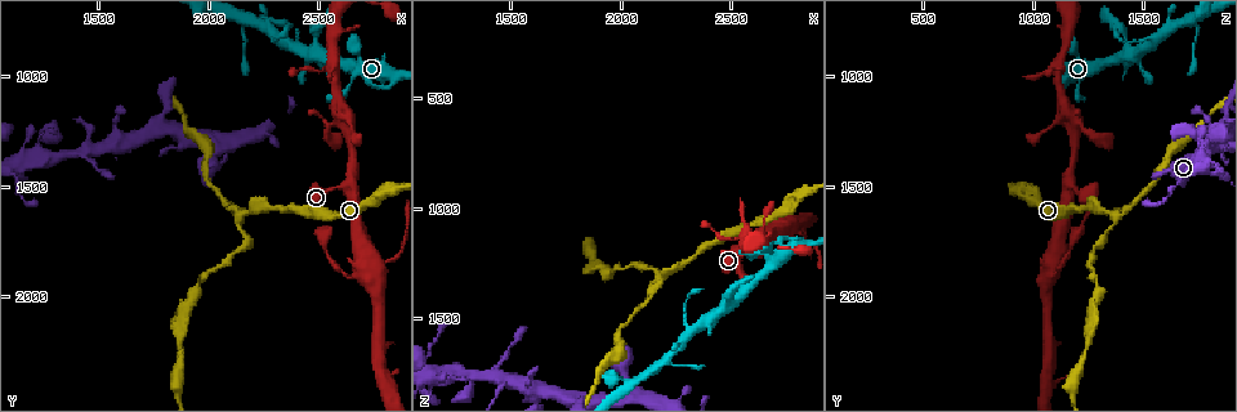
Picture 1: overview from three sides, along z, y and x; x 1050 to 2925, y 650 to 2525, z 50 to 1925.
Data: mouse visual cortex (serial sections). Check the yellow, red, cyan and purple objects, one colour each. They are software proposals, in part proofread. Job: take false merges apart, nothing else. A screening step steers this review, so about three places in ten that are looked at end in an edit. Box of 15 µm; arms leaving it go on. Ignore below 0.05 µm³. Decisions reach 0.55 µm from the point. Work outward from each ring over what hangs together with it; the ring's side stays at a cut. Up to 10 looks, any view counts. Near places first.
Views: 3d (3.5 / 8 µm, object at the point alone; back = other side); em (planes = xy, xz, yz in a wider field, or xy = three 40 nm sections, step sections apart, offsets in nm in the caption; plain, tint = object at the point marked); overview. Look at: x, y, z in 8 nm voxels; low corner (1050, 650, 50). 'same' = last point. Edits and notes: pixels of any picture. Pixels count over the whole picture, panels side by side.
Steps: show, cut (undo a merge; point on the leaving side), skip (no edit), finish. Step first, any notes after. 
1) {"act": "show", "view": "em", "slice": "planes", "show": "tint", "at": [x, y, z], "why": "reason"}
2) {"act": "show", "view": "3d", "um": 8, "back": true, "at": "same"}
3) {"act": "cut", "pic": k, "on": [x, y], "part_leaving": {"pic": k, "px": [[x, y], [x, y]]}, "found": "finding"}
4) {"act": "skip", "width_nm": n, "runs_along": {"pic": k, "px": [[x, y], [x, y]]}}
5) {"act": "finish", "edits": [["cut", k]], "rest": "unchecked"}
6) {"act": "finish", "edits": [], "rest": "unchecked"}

{"act": "show", "view": "3d", "um": 3.5, "at": [2140, 1640, 1360], "why": "three-way junction"}

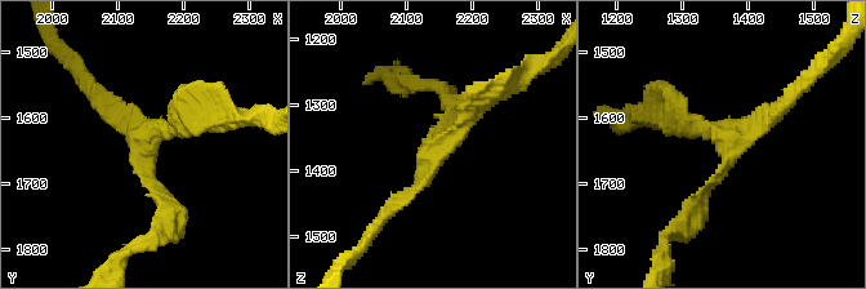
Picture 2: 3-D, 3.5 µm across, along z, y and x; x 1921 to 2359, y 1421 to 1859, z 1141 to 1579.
{"act": "show", "view": "em", "slice": "xy", "step": 1, "show": "plain", "at": [2145, 1640, 1370]}

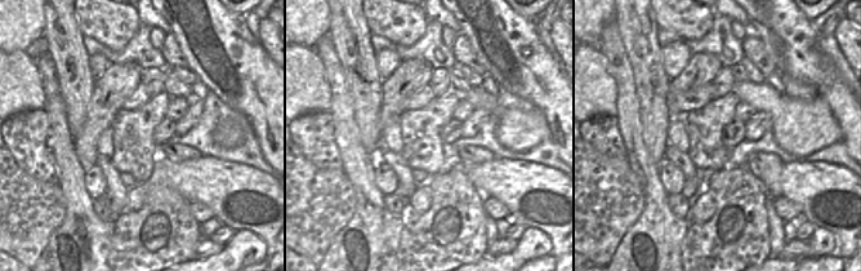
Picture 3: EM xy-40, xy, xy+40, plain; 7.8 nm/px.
{"act": "show", "view": "em", "slice": "xy", "step": 1, "show": "tint", "at": "same"}

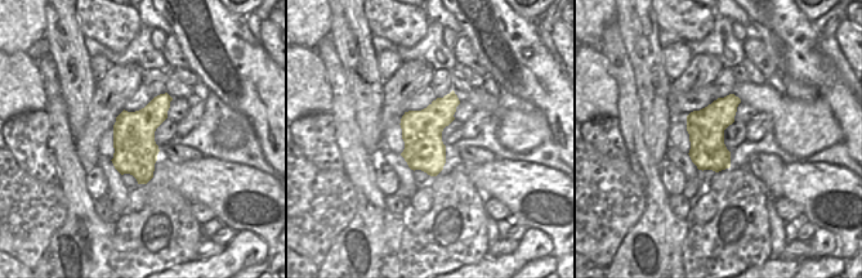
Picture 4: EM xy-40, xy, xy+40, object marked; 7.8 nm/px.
{"act": "skip", "width_nm": 320, "runs_along": {"pic": 2, "px": [[202, 119], [147, 142], [166, 213]]}, "found": "all the same cell"}

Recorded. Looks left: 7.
{"act": "show", "view": "3d", "um": 8, "at": [2810, 1830, 1140], "why": "calibre changes"}

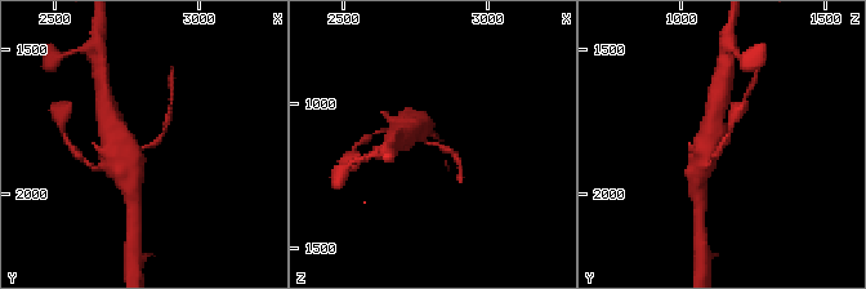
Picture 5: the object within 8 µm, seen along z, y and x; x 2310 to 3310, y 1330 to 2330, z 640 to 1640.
{"act": "show", "view": "3d", "um": 3.5, "at": [2810, 1840, 1130]}

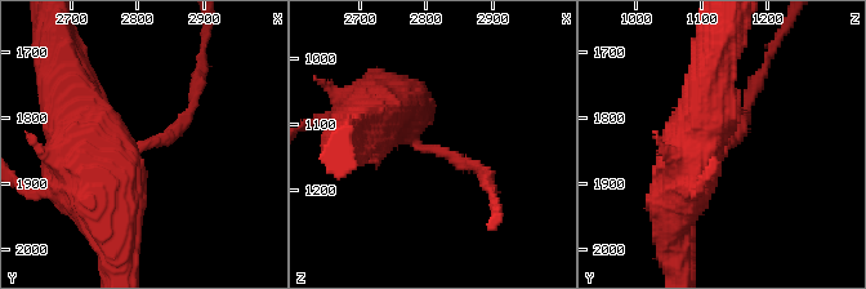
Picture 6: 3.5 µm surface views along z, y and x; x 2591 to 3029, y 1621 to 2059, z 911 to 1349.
{"act": "show", "view": "em", "slice": "planes", "show": "tint", "at": [2810, 1840, 1135], "arm_widths_nm": [150, 800]}

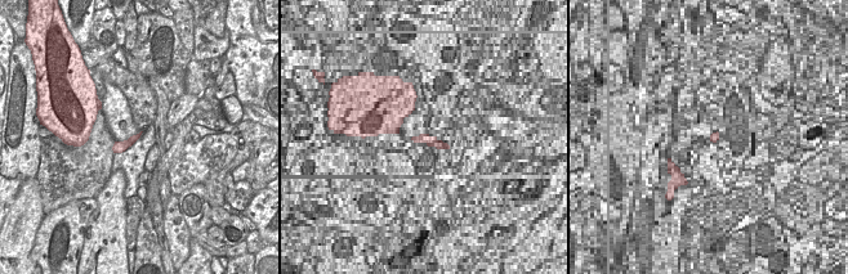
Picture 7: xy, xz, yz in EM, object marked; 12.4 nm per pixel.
{"act": "cut", "pic": 6, "on": [178, 129], "part_leaving": {"pic": 6, "px": [[141, 149], [188, 118], [200, 66]]}, "found": "two cells meet here"}

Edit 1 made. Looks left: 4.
{"act": "show", "view": "3d", "um": 3.5, "at": [2030, 1310, 1840]}

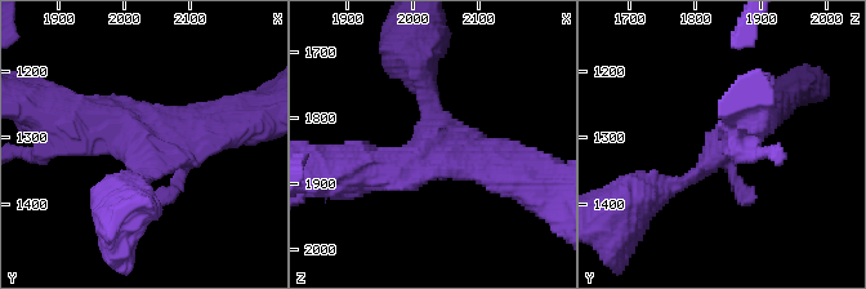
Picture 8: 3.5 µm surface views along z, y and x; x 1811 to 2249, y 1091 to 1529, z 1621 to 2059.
{"act": "show", "view": "em", "slice": "xy", "step": 5, "show": "tint", "at": [2035, 1320, 1835]}

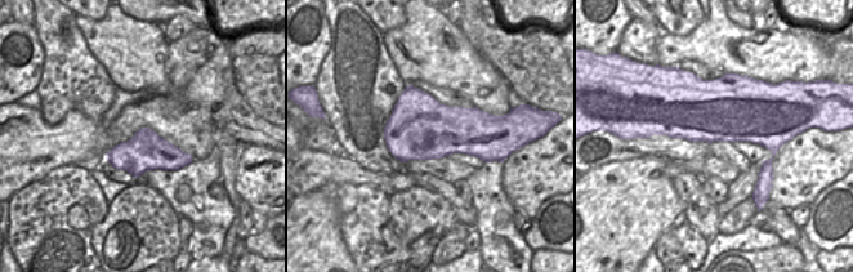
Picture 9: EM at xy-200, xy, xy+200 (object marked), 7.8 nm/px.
{"act": "skip", "runs_along": {"pic": 8, "px": [[654, 194], [687, 182], [746, 123]]}, "found": "all the same cell"}

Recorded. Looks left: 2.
{"act": "show", "view": "em", "slice": "xy", "step": 5, "show": "tint", "at": [1440, 1340, 1770]}

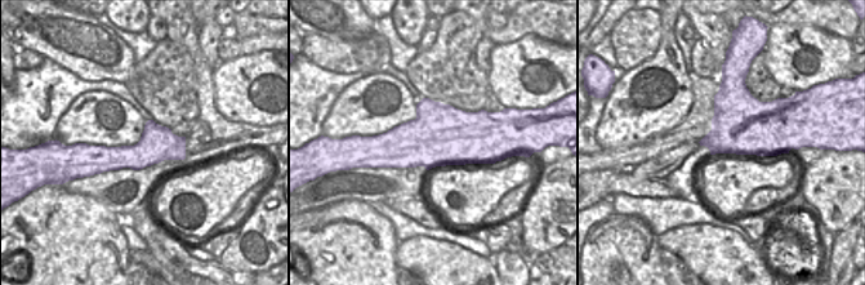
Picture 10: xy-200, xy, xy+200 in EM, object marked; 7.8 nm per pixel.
{"act": "show", "view": "3d", "um": 3.5, "at": "same", "why": "wider look"}

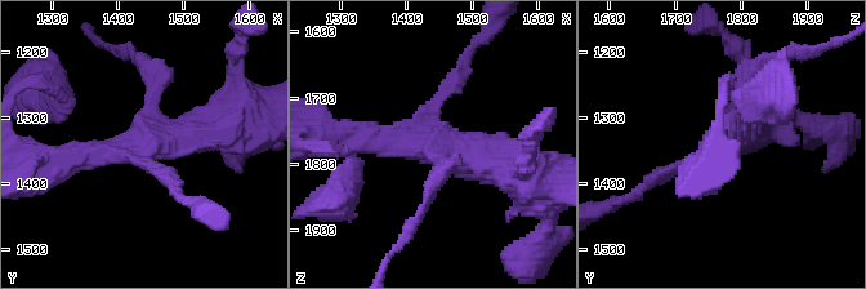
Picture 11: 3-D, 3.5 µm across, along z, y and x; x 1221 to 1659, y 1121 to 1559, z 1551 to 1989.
{"act": "cut", "pic": 11, "on": [441, 173], "arms": 4, "arm_widths_nm": [150, 200, 300, 450], "part_leaving": {"pic": 11, "px": [[442, 159], [423, 212], [398, 245]]}, "found": "two cells meet here"}

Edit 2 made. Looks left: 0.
{"act": "finish", "edits": [["cut", 6], ["cut", 11]], "rest": "unchecked"}

